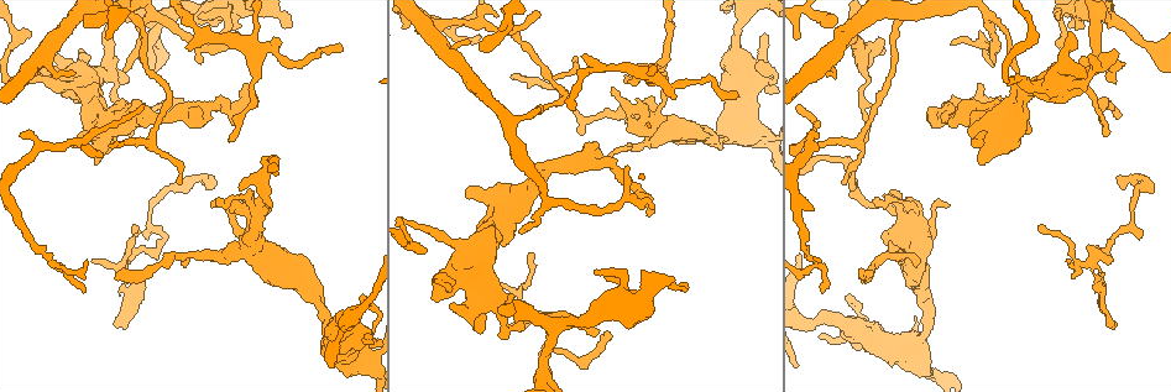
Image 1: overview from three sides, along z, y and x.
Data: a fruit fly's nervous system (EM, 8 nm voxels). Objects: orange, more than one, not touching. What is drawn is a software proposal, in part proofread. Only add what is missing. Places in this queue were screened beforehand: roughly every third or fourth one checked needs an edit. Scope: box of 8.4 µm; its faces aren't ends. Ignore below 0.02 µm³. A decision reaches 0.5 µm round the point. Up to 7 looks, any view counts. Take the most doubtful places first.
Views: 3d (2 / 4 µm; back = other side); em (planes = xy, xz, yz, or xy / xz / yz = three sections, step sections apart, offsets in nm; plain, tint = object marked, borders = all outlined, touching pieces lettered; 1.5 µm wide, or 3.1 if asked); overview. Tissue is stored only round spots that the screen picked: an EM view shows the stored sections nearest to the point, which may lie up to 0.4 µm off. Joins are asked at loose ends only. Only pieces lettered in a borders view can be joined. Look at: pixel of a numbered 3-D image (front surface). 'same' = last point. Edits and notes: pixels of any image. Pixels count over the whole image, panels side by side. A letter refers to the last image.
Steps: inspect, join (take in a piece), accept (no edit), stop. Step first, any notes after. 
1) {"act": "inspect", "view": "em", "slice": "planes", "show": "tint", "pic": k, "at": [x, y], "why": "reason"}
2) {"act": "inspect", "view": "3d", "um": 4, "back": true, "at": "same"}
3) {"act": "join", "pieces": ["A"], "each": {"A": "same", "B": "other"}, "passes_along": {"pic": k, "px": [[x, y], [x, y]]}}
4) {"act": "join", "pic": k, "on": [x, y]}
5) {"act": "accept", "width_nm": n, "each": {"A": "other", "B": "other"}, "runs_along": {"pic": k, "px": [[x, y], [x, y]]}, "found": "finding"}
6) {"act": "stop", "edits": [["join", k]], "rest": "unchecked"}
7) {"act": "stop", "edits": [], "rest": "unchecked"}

{"act": "inspect", "view": "3d", "um": 4, "pic": 1, "at": [117, 278], "why": "thin end"}

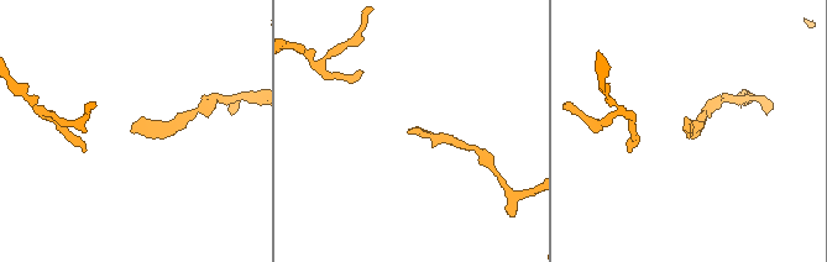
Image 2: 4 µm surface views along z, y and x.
{"act": "inspect", "view": "em", "slice": "planes", "show": "borders", "pic": 2, "at": [409, 133]}

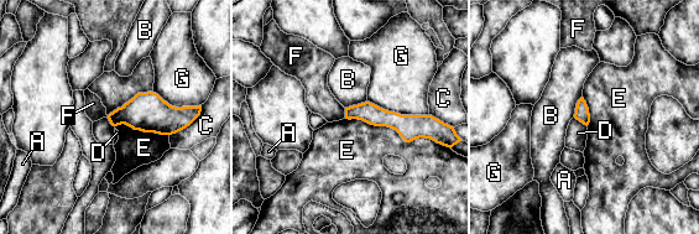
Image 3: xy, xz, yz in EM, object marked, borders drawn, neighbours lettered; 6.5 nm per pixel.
{"act": "accept", "width_nm": 100, "each": {"A": "other", "B": "other", "C": "other", "D": "other", "E": "other", "F": "other", "G": "other"}, "runs_along": {"pic": 3, "px": [[348, 110], [402, 124], [424, 124]]}, "found": "none of them fits"}

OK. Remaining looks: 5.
{"act": "inspect", "view": "3d", "um": 2, "pic": 1, "at": [1116, 49], "why": "free end"}

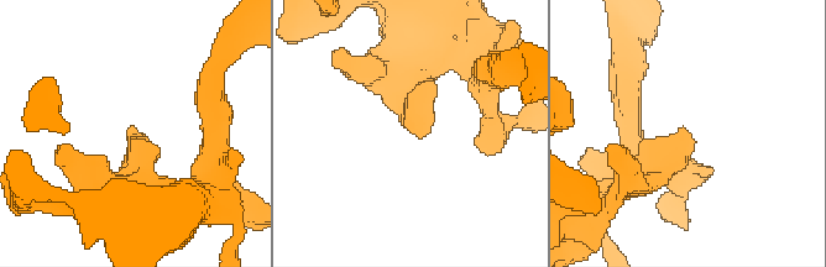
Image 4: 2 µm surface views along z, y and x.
{"act": "inspect", "view": "em", "slice": "planes", "show": "plain", "pic": 4, "at": [404, 126]}

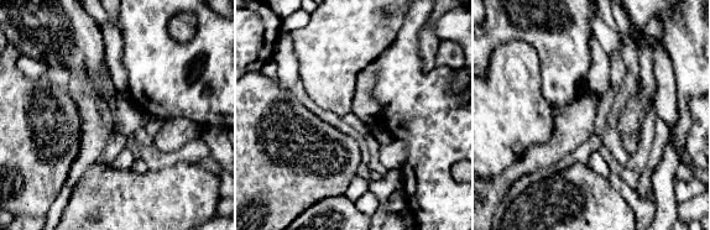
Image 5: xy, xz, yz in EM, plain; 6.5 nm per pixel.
{"act": "inspect", "view": "em", "slice": "planes", "show": "borders", "at": "same", "why": "what lies round it"}

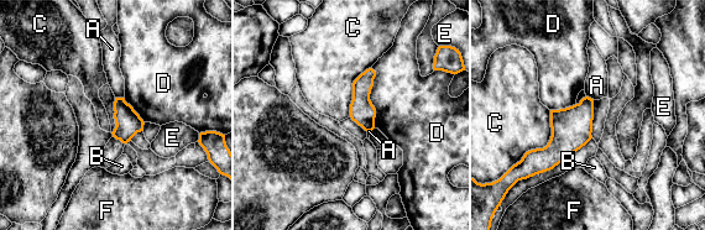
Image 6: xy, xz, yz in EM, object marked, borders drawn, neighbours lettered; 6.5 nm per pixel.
{"act": "accept", "each": {"A": "other", "B": "other", "C": "other", "D": "other", "E": "other", "F": "other"}, "border": {"pic": 6, "px": [[551, 110], [549, 141], [516, 163]]}, "found": "none of them fits"}

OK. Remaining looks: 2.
{"act": "inspect", "view": "em", "slice": "planes", "show": "plain", "pic": 1, "at": [1066, 260], "why": "thin end"}

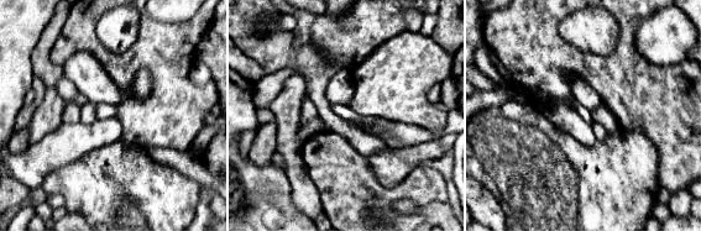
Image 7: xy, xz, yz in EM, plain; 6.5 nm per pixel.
{"act": "inspect", "view": "em", "slice": "planes", "show": "borders", "at": "same", "why": "see the neighbours"}

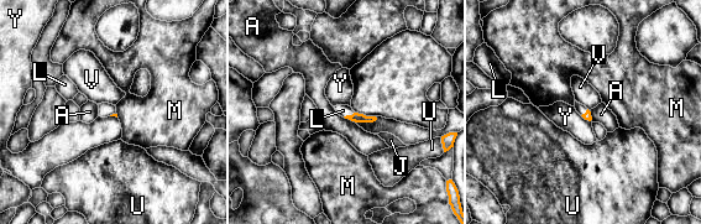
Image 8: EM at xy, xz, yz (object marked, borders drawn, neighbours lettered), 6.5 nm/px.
{"act": "join", "pieces": ["L"], "longest_contact_nm": ["V", 160], "each": {"A": "other", "J": "other", "L": "same", "M": "other", "U": "other", "V": "other", "Y": "other"}, "found": "the neuron continues"}

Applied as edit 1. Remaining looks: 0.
{"act": "stop", "edits": [["join", 8]], "rest": "unchecked"}

